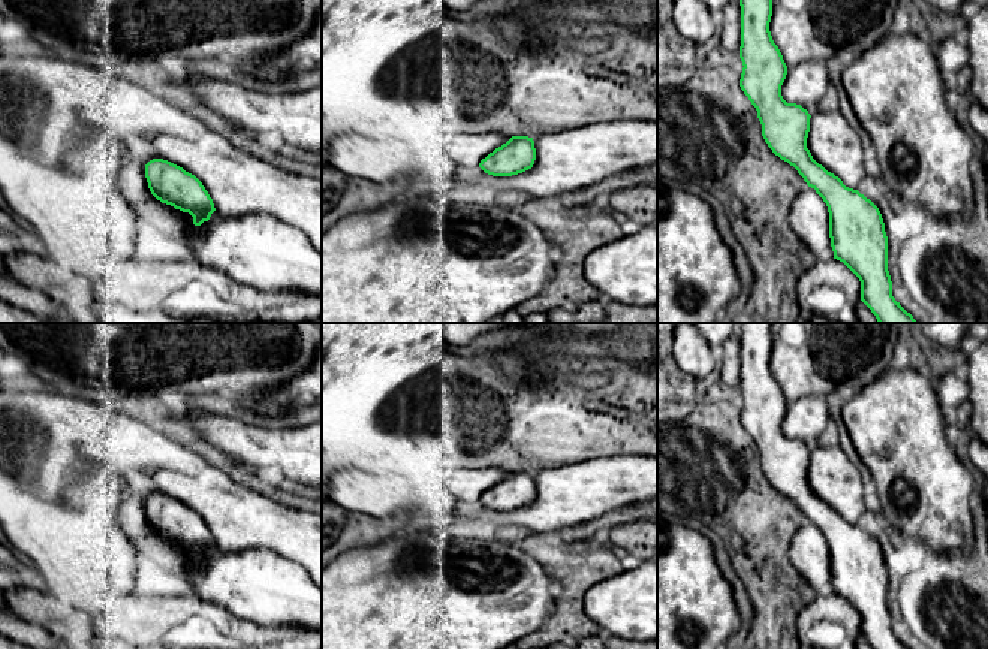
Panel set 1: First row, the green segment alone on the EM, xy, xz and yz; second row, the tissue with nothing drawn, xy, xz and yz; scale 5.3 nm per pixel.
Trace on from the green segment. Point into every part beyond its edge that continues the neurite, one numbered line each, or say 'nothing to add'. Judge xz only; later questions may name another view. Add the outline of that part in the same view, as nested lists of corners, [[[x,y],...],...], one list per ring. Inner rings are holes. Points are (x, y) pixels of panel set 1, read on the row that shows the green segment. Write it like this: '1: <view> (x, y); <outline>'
nothing to add

